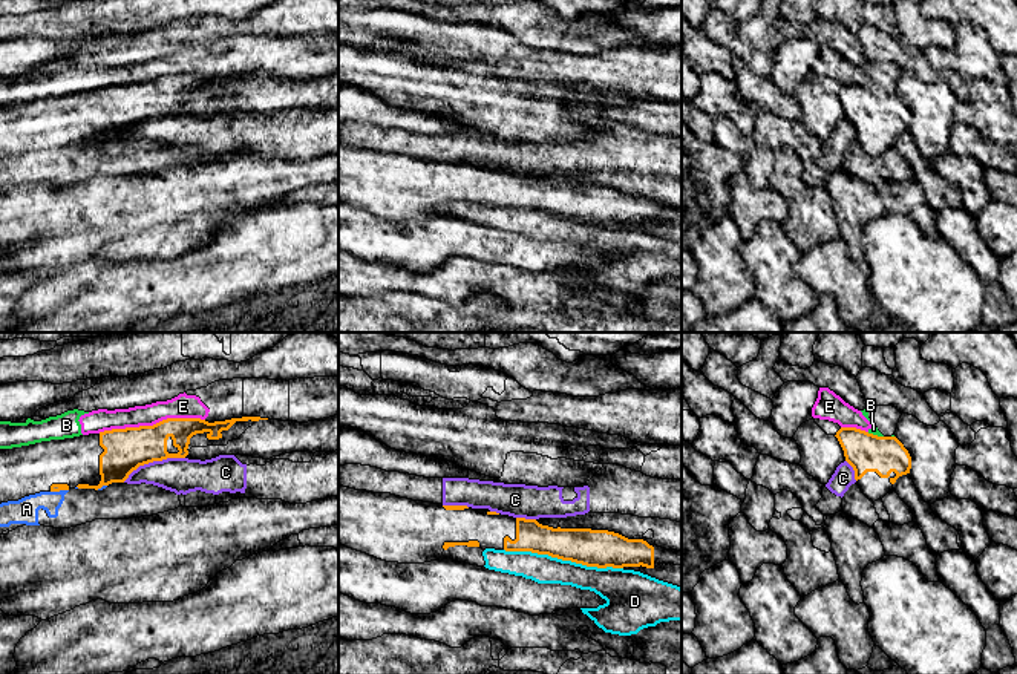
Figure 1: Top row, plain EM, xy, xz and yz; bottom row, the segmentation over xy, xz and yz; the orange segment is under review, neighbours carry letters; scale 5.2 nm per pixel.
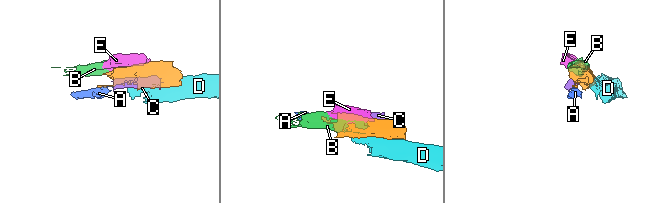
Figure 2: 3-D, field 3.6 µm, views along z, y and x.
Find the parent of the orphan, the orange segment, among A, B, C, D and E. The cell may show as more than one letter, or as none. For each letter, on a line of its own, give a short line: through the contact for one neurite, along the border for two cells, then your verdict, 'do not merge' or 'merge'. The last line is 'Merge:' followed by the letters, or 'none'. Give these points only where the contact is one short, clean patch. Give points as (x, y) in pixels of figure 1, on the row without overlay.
A: line xy (68, 146), (51, 149); do not merge
B: do not merge
C: do not merge
D: do not merge
E: do not merge
Merge: none

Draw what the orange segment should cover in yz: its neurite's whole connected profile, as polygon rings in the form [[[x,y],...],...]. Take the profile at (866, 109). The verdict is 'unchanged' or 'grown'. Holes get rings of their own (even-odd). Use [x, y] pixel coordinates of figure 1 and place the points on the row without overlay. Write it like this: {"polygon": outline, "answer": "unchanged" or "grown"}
{"polygon": [[[841,84],[835,92],[855,136],[870,158],[882,156],[902,132],[910,130],[911,113],[896,93],[878,93],[856,84]]], "answer": "grown"}

